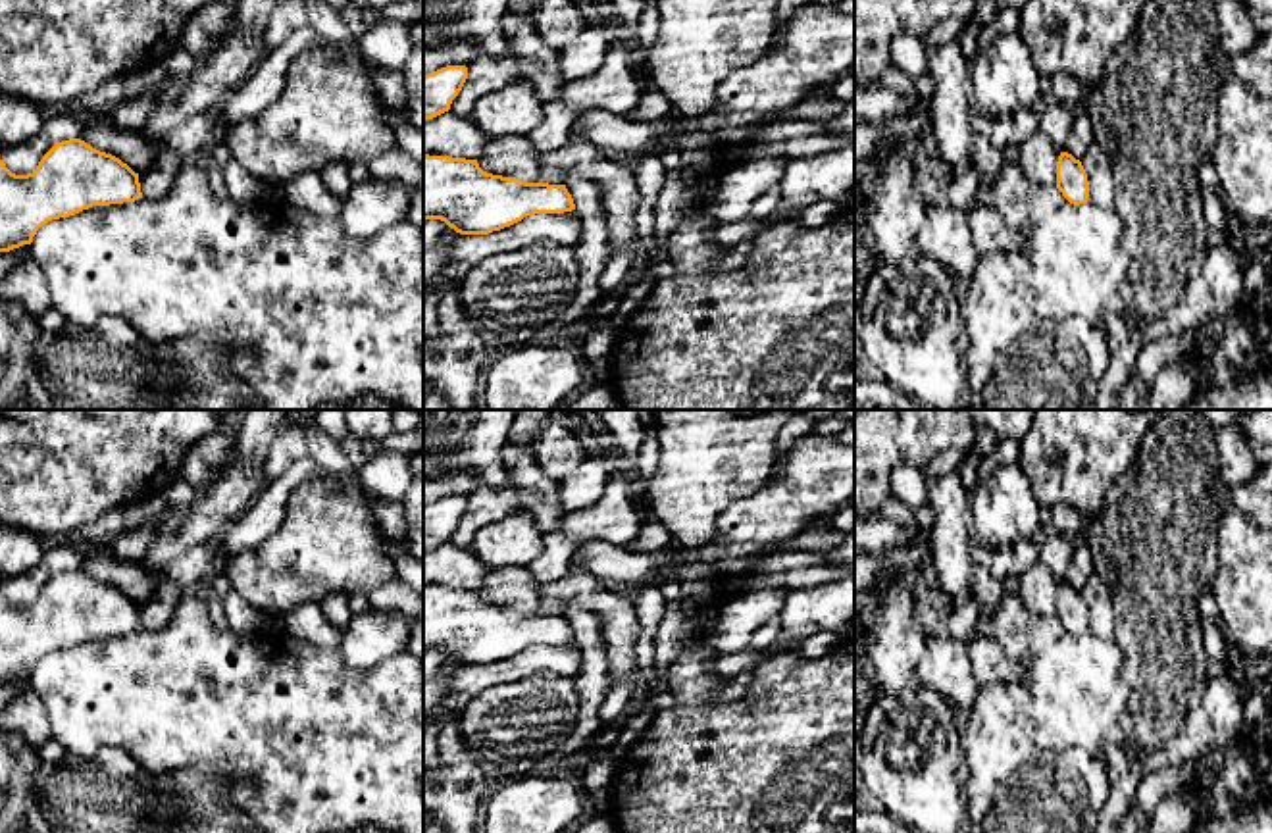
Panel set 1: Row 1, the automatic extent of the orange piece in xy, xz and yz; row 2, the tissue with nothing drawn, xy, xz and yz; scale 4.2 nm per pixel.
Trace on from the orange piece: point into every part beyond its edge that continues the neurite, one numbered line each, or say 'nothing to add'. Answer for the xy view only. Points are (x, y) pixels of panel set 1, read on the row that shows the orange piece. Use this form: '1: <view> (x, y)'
nothing to add

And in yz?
nothing to add

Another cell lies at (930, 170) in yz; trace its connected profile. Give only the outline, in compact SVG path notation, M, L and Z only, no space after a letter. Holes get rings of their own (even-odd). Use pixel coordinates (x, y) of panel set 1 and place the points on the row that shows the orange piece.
M939 154L922 156L916 165L916 183L922 202L941 208L972 208L979 190L978 169L964 175L953 175Z

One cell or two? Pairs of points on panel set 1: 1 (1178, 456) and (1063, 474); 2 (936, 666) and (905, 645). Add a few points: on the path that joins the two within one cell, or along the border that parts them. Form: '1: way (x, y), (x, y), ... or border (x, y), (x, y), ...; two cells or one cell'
1: border (1149, 429), (1134, 462), (1103, 501); two cells
2: border (928, 639), (918, 664), (918, 681); two cells

